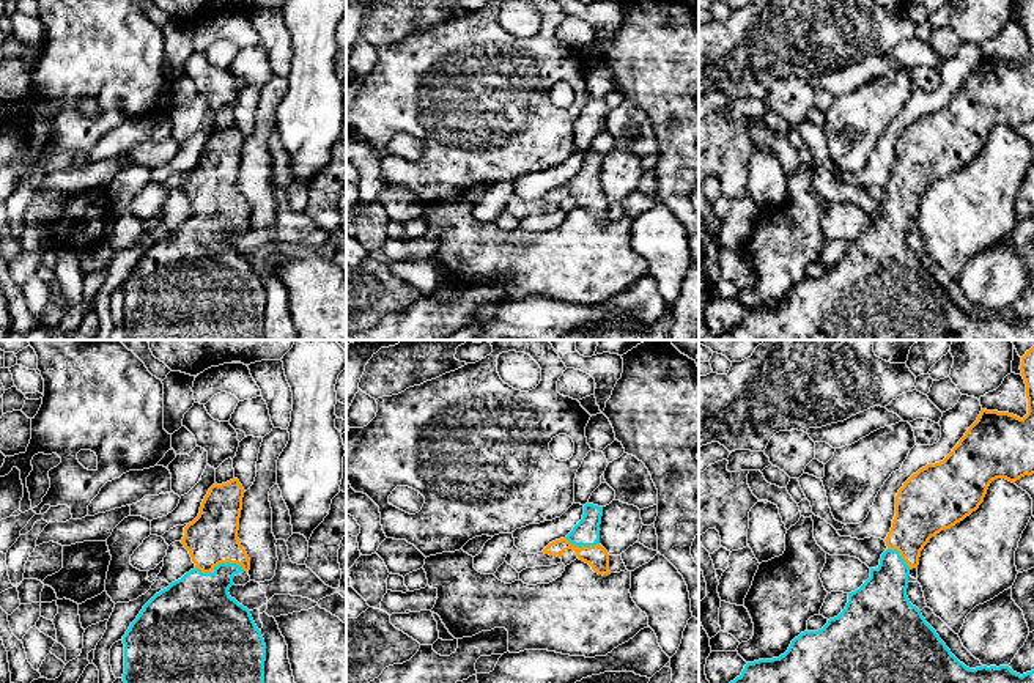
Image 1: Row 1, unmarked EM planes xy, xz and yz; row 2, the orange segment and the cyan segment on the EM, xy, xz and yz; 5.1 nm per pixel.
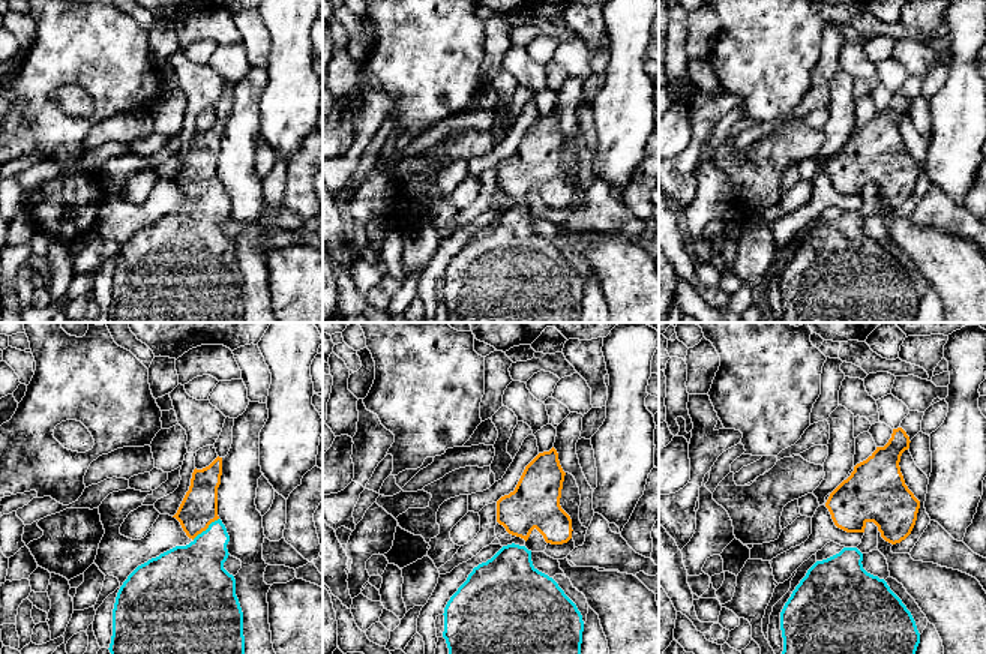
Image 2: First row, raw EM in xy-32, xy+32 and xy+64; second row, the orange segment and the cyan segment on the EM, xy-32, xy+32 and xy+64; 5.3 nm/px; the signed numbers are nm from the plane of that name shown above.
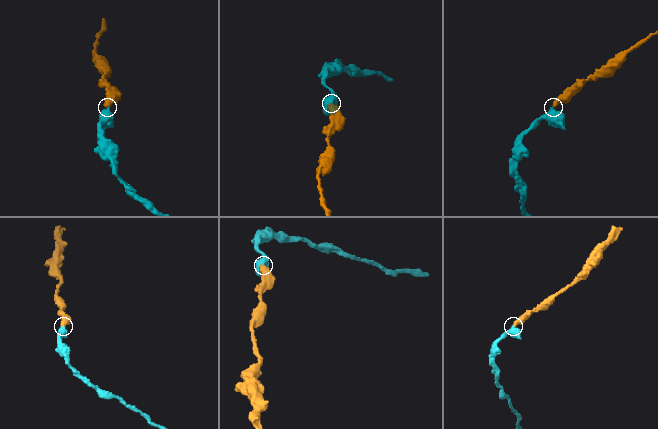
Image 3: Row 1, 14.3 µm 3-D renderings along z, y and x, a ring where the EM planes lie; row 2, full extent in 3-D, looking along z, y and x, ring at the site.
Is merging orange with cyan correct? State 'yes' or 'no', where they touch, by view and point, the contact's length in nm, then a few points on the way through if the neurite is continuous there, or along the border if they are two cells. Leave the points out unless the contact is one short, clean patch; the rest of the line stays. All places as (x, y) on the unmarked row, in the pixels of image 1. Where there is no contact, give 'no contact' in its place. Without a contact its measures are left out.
yes; contact xy (228, 208); length 170 nm; way xy (211, 186), (228, 208), (222, 225), (200, 247)

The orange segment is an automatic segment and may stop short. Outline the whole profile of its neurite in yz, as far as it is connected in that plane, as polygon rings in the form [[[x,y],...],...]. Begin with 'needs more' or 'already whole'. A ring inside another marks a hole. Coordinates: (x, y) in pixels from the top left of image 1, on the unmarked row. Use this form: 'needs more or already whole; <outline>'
needs more; [[[1034,0],[1021,5],[1020,17],[1026,31],[1028,61],[1020,66],[982,57],[943,109],[927,112],[903,131],[896,143],[896,164],[884,187],[888,197],[881,201],[880,212],[870,216],[870,225],[848,241],[845,257],[822,277],[801,280],[779,305],[748,310],[740,324],[715,340],[1034,340],[1034,318],[1020,323],[1009,313],[969,316],[960,310],[907,244],[910,219],[918,216],[921,198],[932,184],[976,159],[993,127],[1015,131],[1034,121]]]

